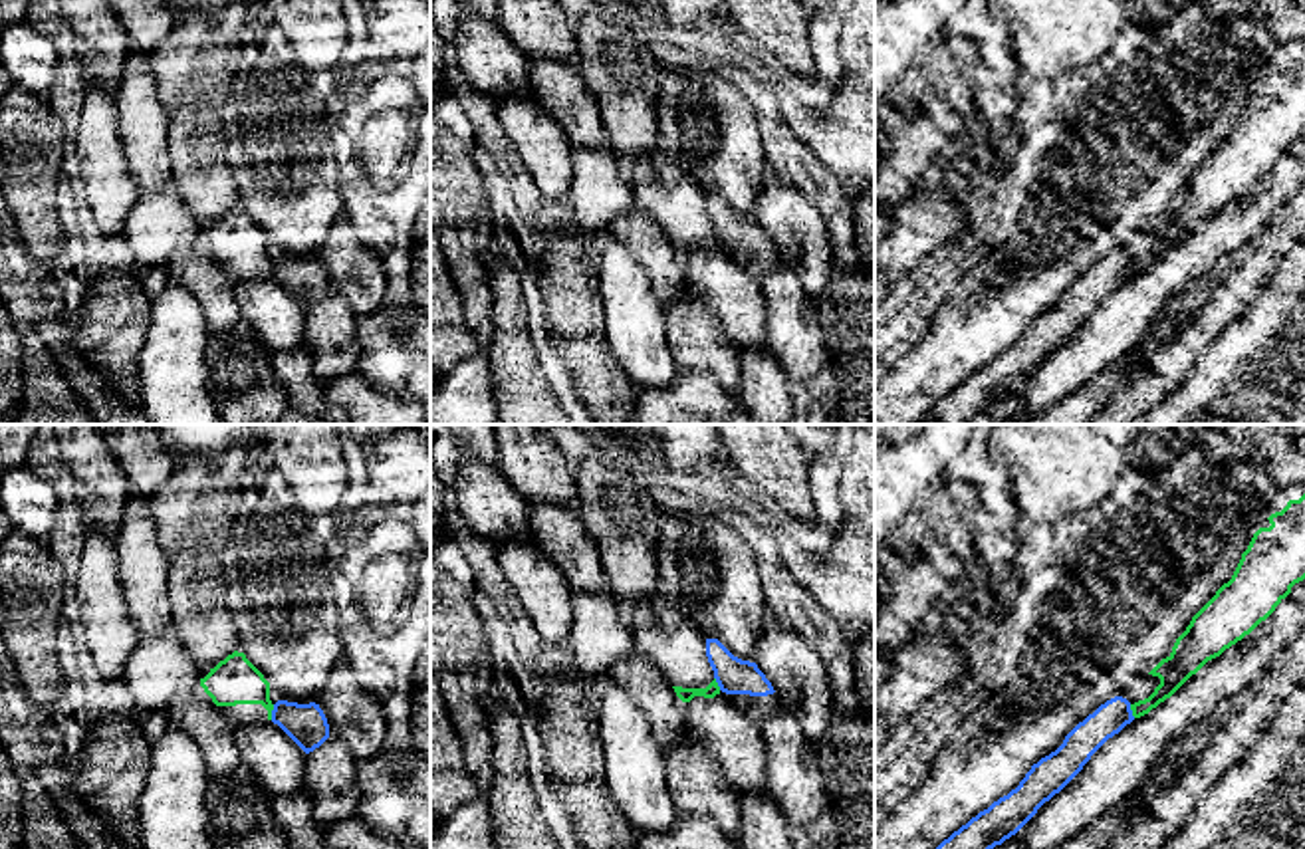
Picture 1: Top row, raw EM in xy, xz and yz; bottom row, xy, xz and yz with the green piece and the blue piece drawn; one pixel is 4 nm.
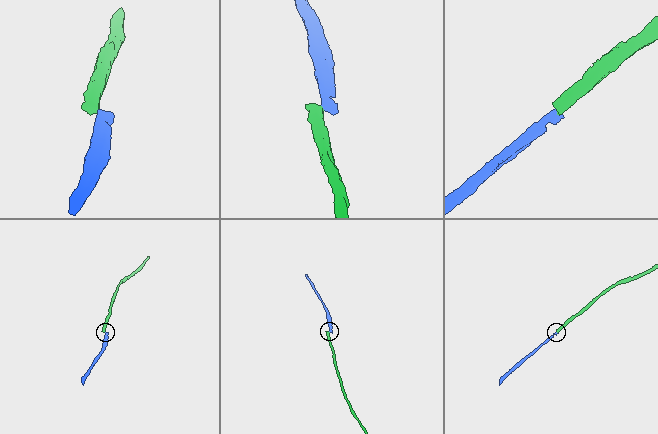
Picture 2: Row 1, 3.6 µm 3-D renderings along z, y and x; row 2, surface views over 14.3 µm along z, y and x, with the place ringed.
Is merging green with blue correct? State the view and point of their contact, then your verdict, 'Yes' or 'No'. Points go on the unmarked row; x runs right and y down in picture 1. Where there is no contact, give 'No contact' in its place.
Touches green at xy (270, 268). No

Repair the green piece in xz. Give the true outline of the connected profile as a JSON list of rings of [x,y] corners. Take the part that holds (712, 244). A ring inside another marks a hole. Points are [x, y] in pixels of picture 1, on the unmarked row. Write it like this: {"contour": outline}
{"contour": [[[662,147],[627,163],[635,206],[652,218],[682,258],[714,254],[720,242],[706,212],[706,192]]]}

